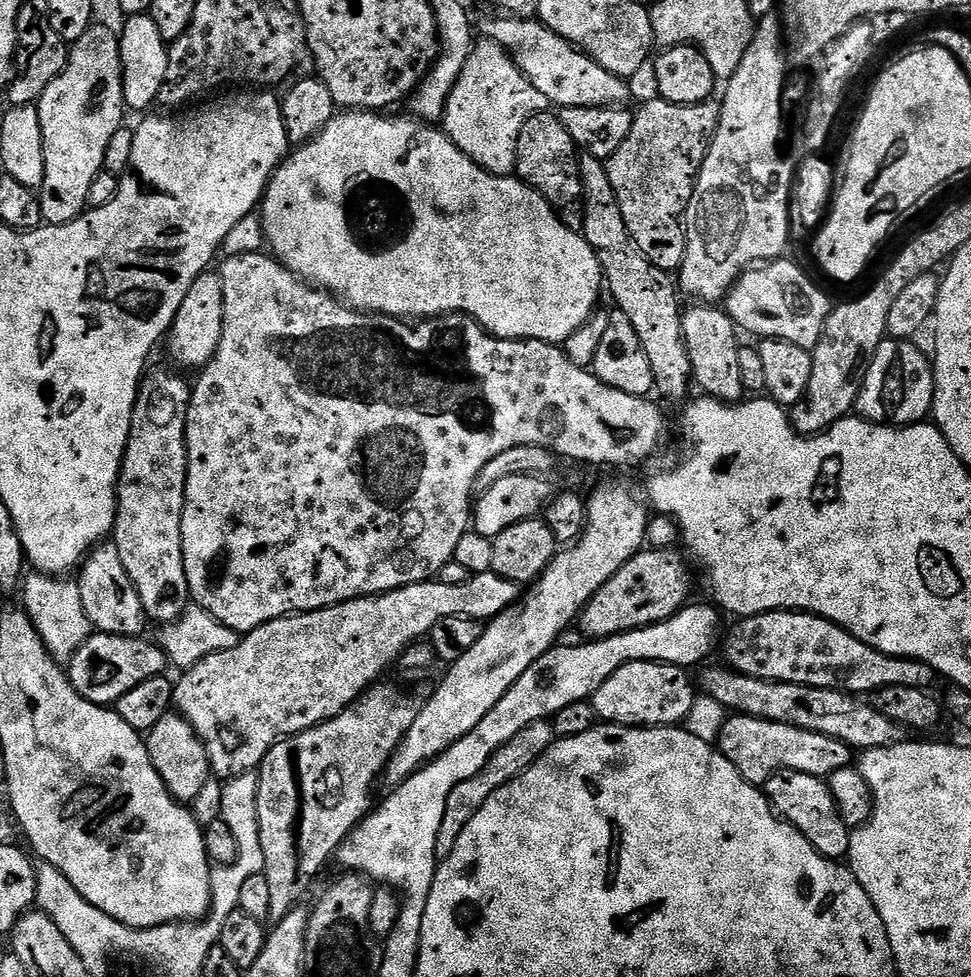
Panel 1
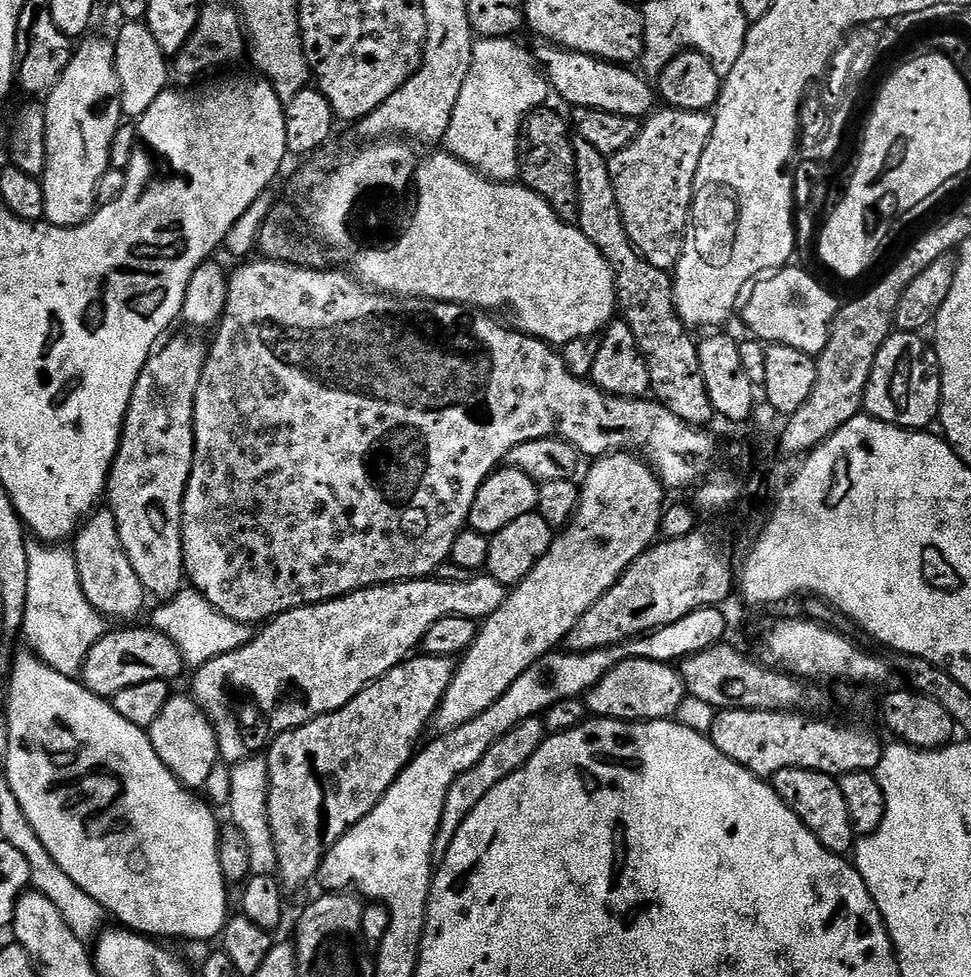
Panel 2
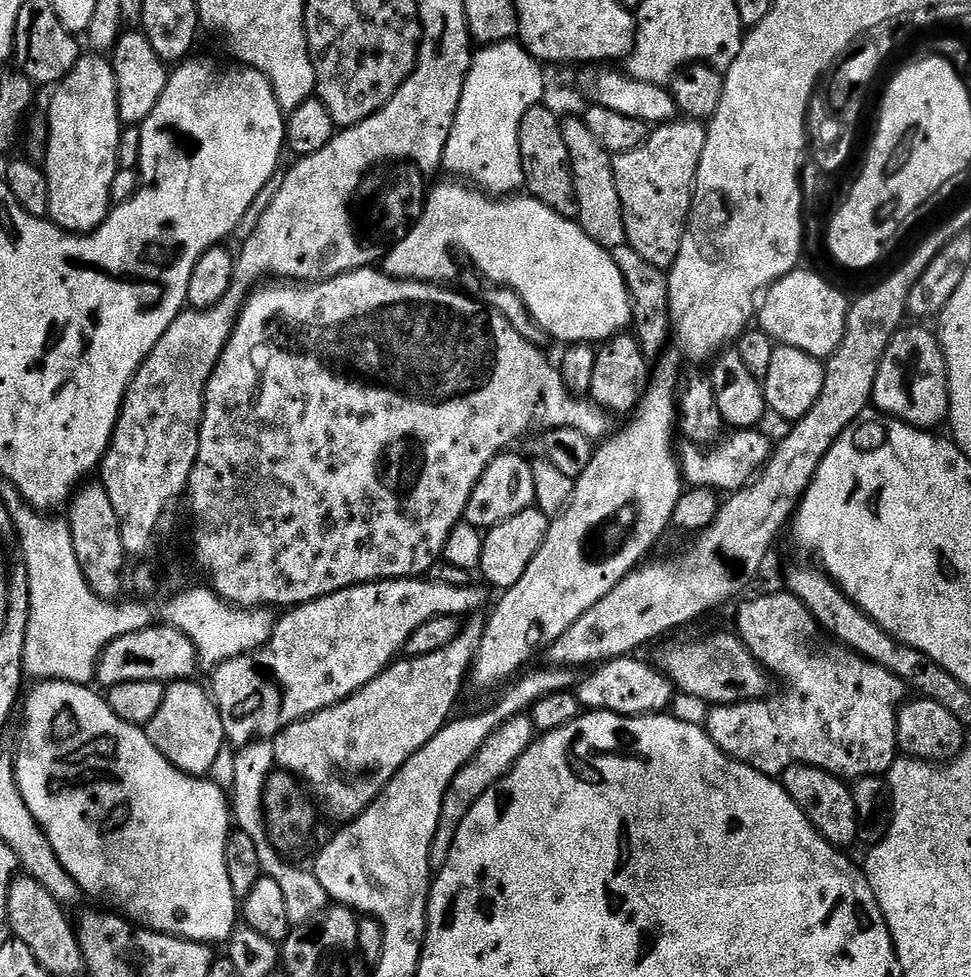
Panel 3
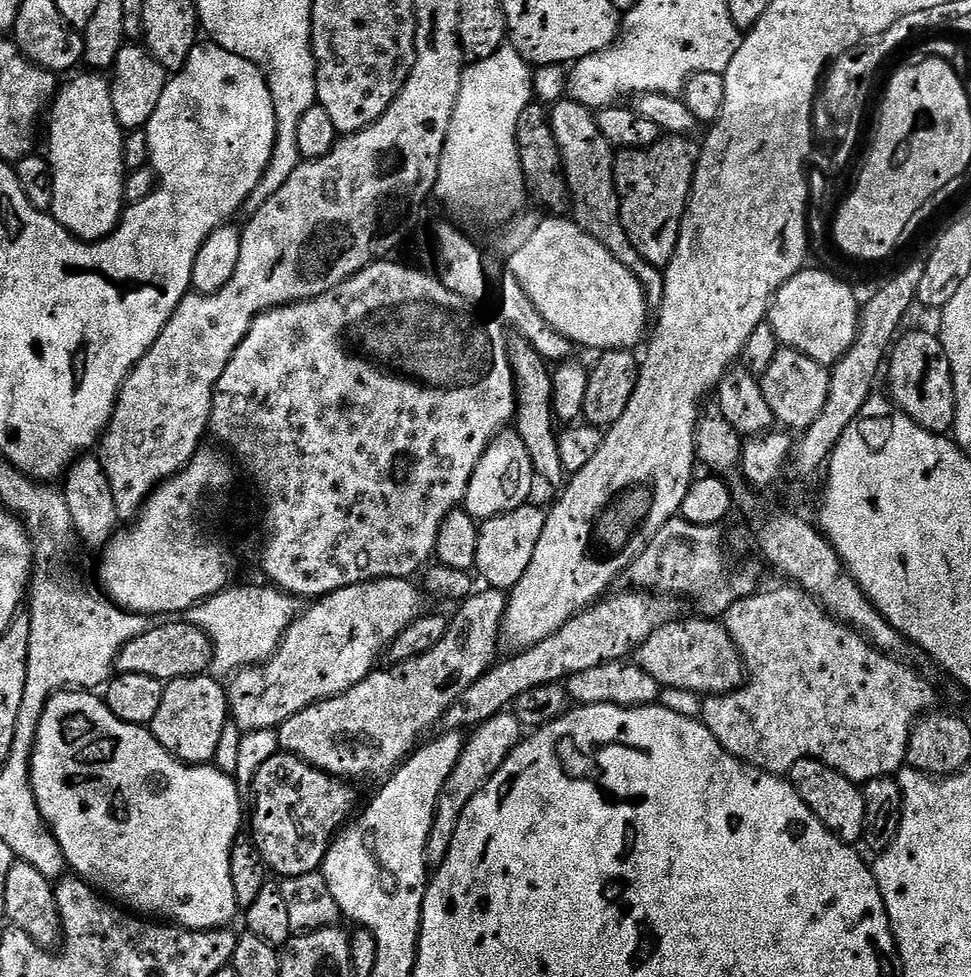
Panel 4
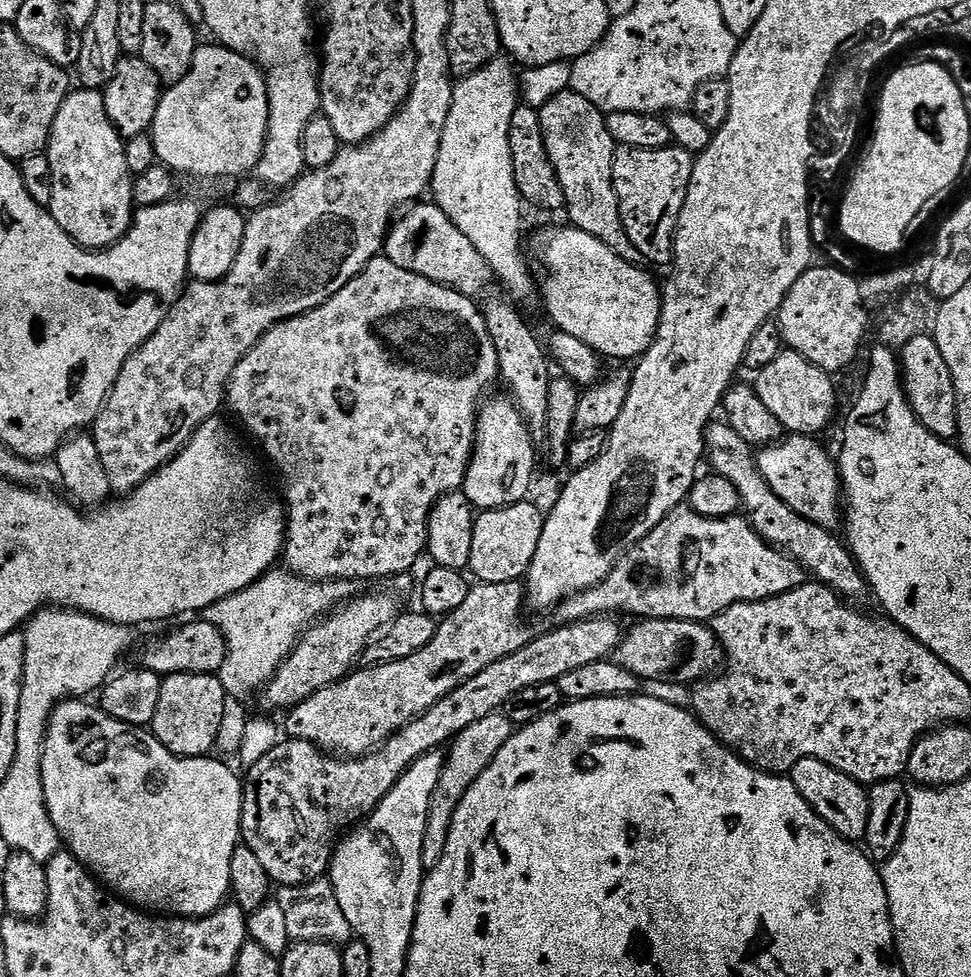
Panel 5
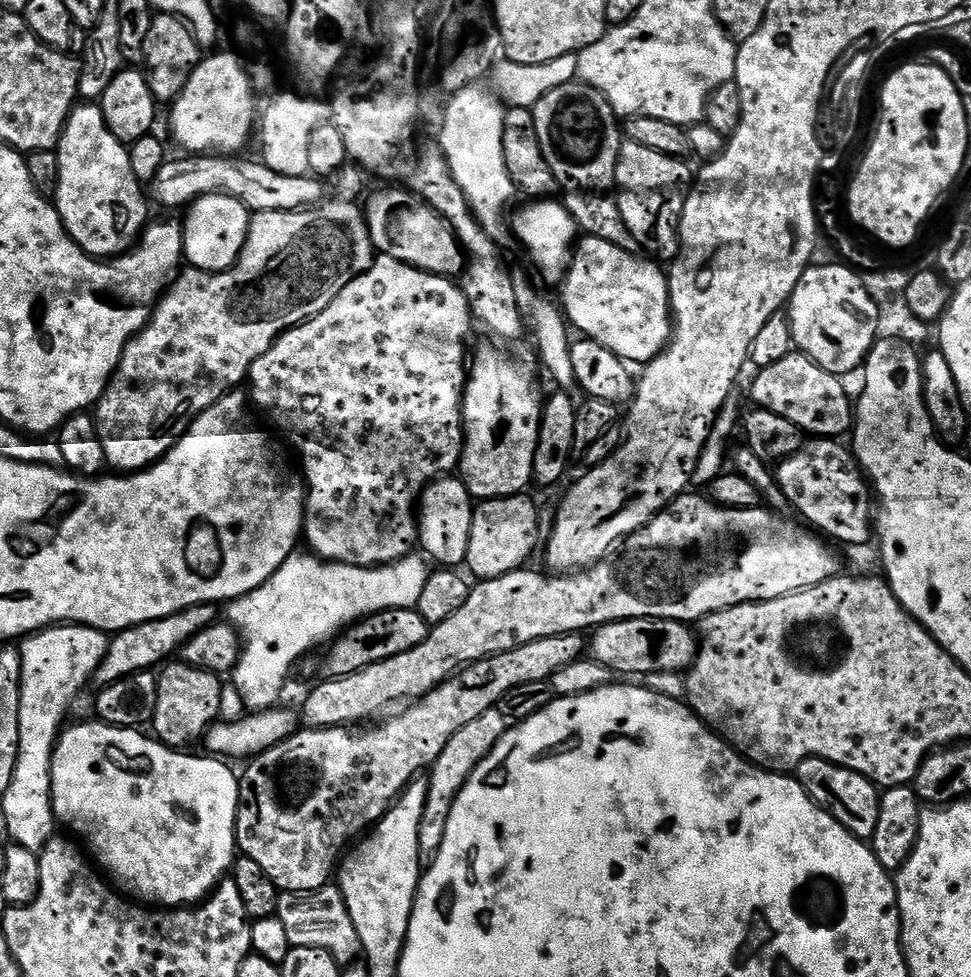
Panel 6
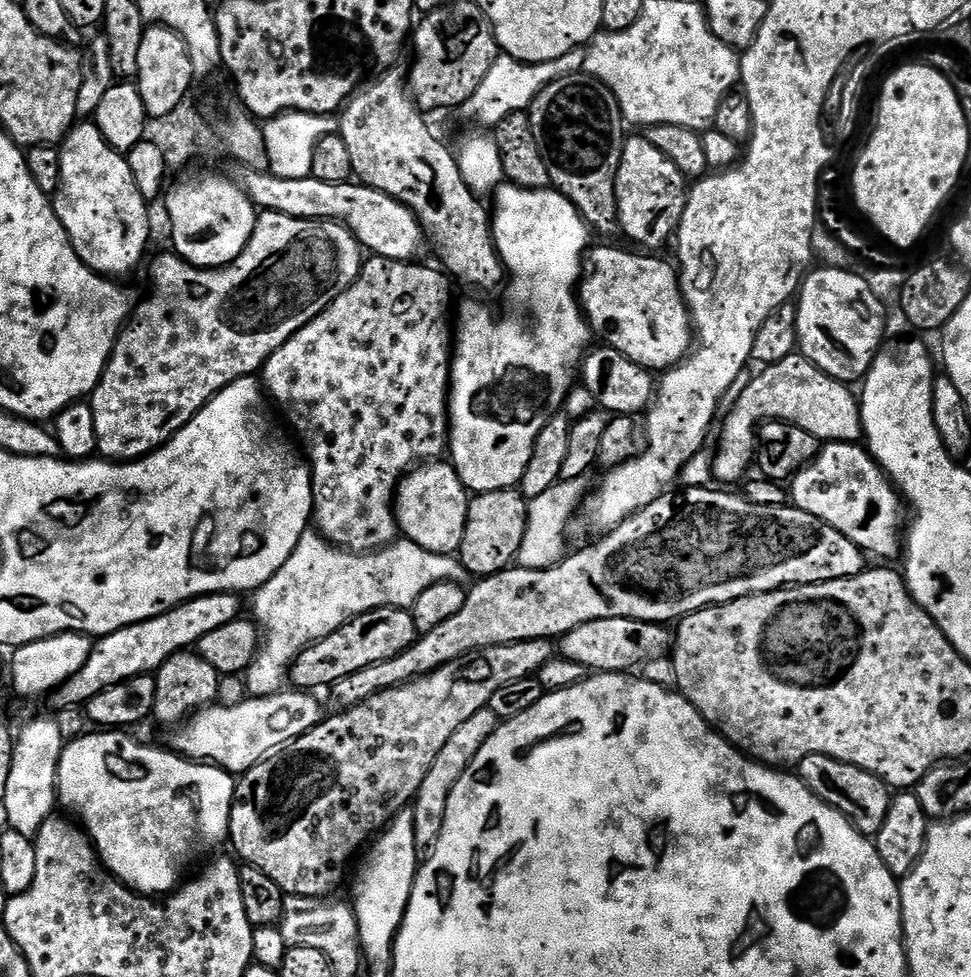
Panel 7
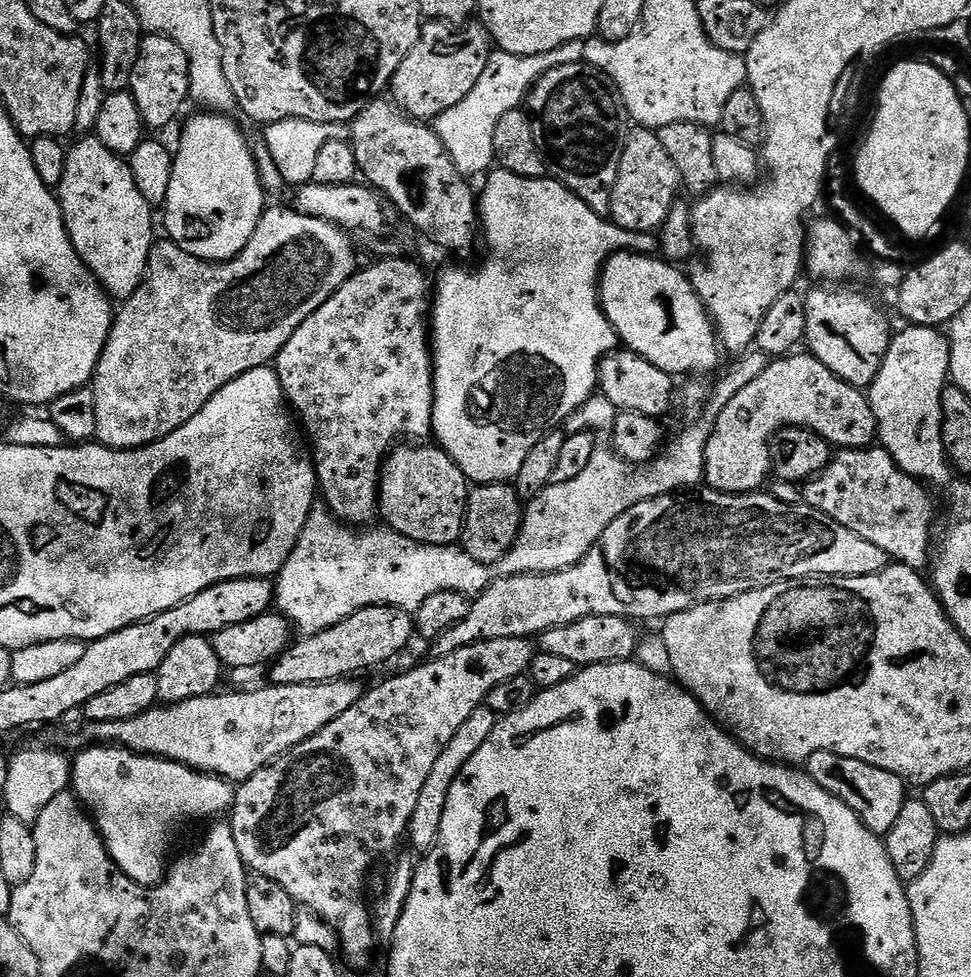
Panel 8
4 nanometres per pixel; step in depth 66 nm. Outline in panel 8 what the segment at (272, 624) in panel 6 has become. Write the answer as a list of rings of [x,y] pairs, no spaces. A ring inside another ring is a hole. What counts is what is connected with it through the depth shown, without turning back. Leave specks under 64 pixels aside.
[[[313,510],[306,518],[306,526],[302,526],[302,534],[294,550],[275,577],[275,611],[286,617],[293,629],[300,631],[301,628],[304,636],[313,636],[350,618],[350,614],[354,614],[359,608],[390,606],[415,614],[418,606],[426,602],[426,598],[442,590],[454,590],[463,596],[475,598],[494,579],[493,565],[474,562],[474,558],[470,558],[463,547],[451,544],[419,544],[387,526],[379,527],[357,531],[355,527],[337,520],[327,510]]]

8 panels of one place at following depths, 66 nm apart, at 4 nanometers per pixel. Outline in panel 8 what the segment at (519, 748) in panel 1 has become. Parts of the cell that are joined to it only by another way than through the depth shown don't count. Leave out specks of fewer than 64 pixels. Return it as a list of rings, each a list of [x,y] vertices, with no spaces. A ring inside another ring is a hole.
[[[486,706],[474,710],[474,714],[470,714],[470,718],[466,718],[466,722],[462,722],[458,734],[454,734],[454,738],[450,738],[450,742],[444,744],[442,754],[438,754],[438,762],[434,762],[434,766],[430,769],[430,775],[426,777],[426,783],[422,785],[422,794],[418,794],[418,806],[414,806],[414,818],[410,818],[408,823],[407,843],[409,845],[412,843],[420,851],[420,854],[431,852],[432,847],[436,845],[436,839],[442,830],[442,814],[446,814],[446,798],[450,794],[450,786],[454,786],[454,782],[460,771],[466,766],[466,762],[470,762],[470,758],[474,758],[474,754],[478,754],[482,742],[486,742],[486,738],[490,738],[497,719],[496,713]]]

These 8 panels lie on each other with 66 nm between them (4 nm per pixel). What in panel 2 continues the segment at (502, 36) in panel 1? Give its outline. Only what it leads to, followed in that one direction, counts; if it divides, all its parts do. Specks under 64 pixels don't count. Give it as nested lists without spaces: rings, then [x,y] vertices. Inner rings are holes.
[[[540,46],[534,55],[548,81],[551,91],[556,92],[576,108],[597,108],[610,114],[644,118],[657,107],[658,92],[639,76],[631,67],[611,64],[609,60],[599,60],[597,56],[587,56],[581,52],[571,52],[569,48]]]

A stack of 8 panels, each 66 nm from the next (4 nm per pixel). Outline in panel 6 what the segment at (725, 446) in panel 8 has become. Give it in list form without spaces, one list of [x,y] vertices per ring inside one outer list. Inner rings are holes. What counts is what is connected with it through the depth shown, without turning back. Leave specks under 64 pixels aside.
[[[793,354],[766,366],[755,373],[756,381],[750,388],[750,400],[755,407],[768,408],[774,414],[794,422],[805,434],[816,438],[840,438],[851,433],[854,423],[854,404],[848,401],[845,381],[822,370],[809,356]]]

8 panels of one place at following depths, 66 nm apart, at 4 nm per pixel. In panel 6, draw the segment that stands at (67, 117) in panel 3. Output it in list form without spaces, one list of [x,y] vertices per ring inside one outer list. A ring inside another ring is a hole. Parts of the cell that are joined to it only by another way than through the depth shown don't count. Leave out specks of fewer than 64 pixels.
[[[84,102],[72,109],[54,151],[58,158],[58,186],[54,203],[64,229],[88,256],[123,256],[139,241],[149,223],[150,204],[145,189],[134,178],[128,148],[114,138],[114,134],[110,134],[99,103]]]

